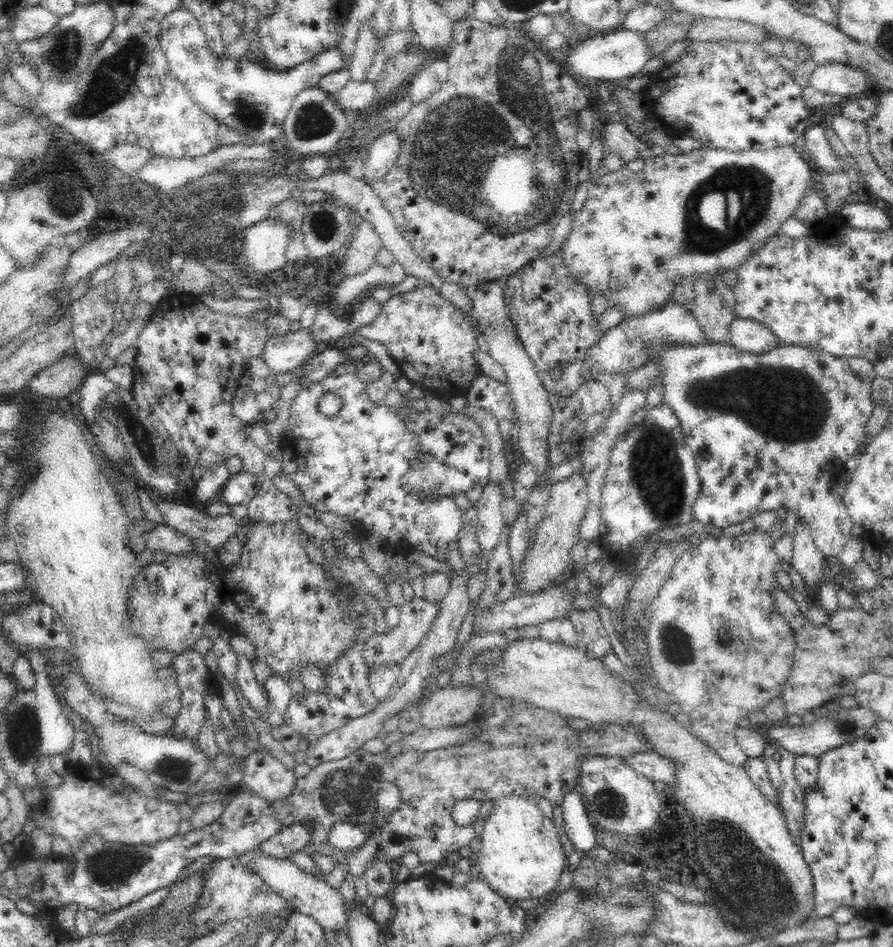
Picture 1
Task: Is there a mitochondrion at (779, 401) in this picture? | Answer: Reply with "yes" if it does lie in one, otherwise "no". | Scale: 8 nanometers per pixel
yes

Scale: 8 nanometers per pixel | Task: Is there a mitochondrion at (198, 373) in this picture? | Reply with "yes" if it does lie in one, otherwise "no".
no

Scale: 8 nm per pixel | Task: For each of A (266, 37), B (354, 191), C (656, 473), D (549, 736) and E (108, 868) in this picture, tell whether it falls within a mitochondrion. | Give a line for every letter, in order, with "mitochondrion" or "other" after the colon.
A: other
B: other
C: mitochondrion
D: other
E: mitochondrion

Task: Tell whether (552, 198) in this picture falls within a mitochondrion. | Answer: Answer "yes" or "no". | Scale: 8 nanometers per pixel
yes

